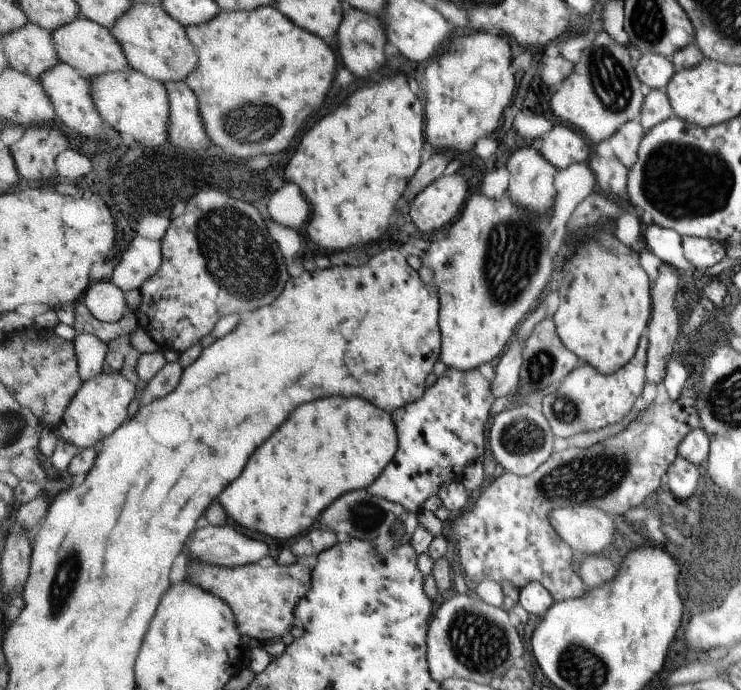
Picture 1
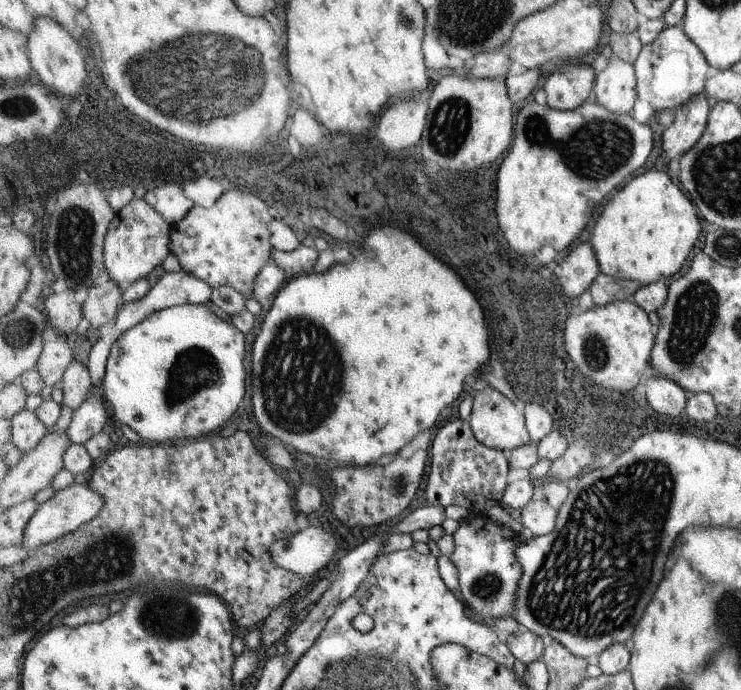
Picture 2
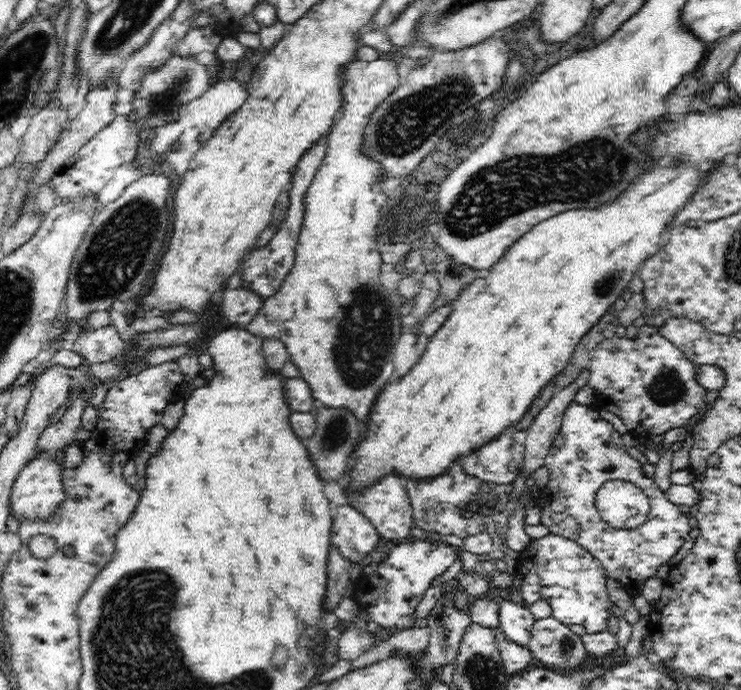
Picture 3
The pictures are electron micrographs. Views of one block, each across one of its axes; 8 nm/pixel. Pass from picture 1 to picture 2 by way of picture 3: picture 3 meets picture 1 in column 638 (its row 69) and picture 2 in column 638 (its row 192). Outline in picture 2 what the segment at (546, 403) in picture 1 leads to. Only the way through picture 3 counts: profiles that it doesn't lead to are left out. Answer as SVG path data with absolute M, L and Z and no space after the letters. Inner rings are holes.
M634 301L612 302L591 310L573 312L563 332L563 346L568 358L580 372L604 388L633 390L640 384L650 364L650 350L654 345L652 322Z

